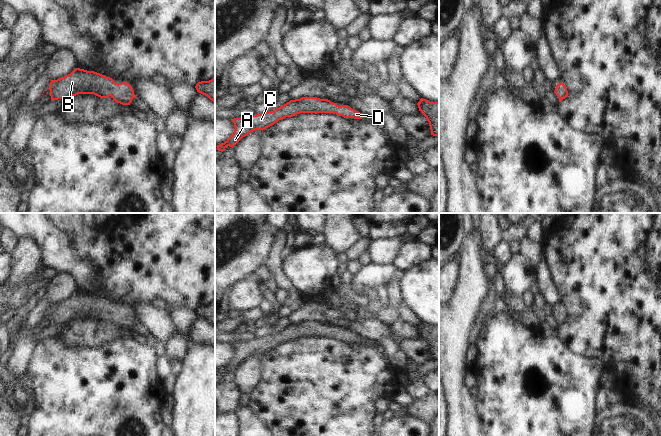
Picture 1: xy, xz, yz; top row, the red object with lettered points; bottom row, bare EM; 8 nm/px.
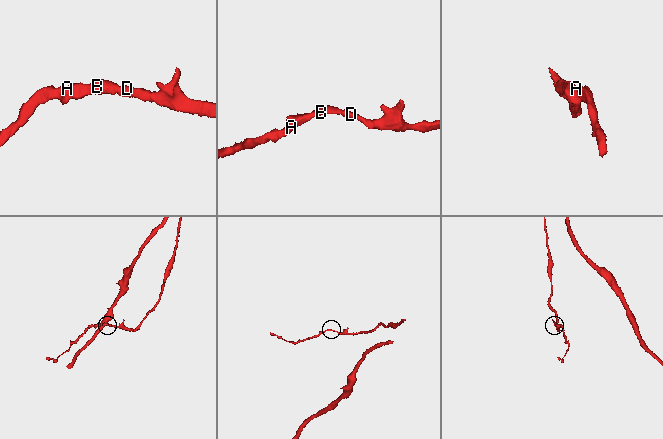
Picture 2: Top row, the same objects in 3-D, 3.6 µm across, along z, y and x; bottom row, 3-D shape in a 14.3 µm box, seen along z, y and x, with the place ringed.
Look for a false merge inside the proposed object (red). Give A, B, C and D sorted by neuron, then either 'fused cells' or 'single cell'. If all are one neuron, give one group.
A B C D | single cell

